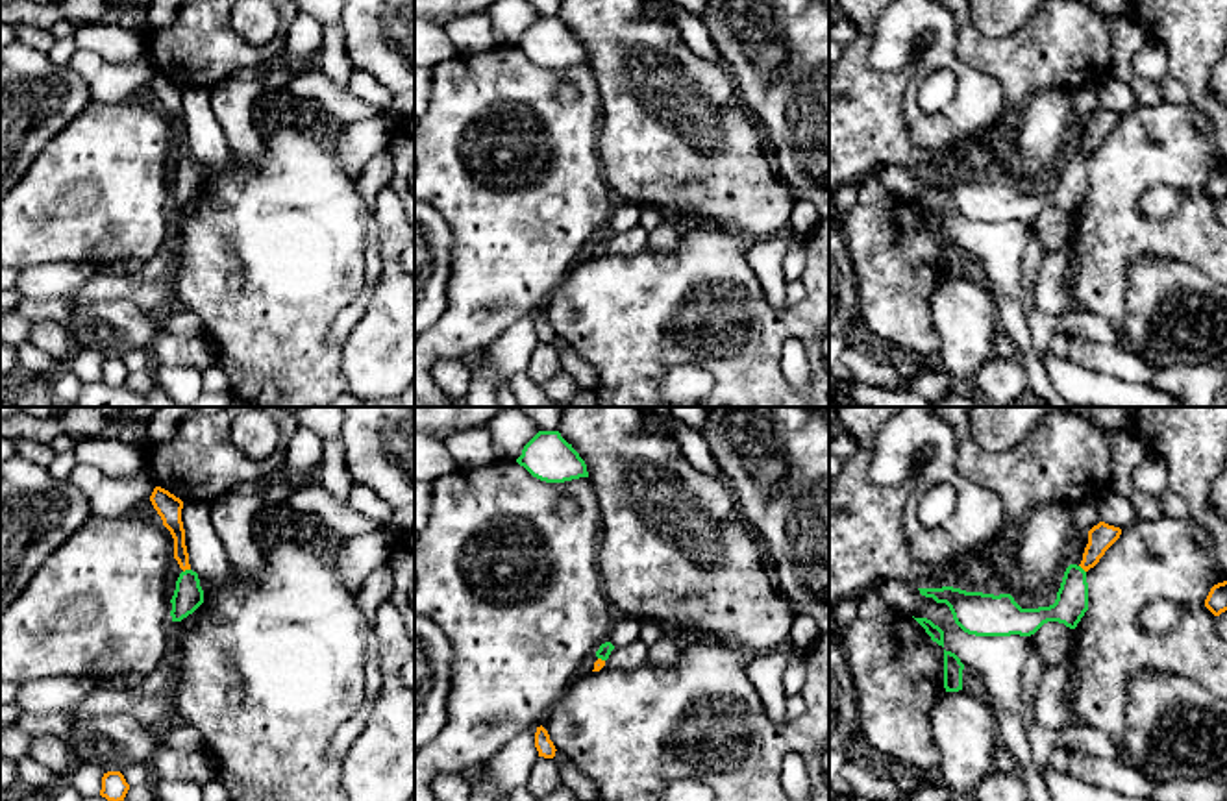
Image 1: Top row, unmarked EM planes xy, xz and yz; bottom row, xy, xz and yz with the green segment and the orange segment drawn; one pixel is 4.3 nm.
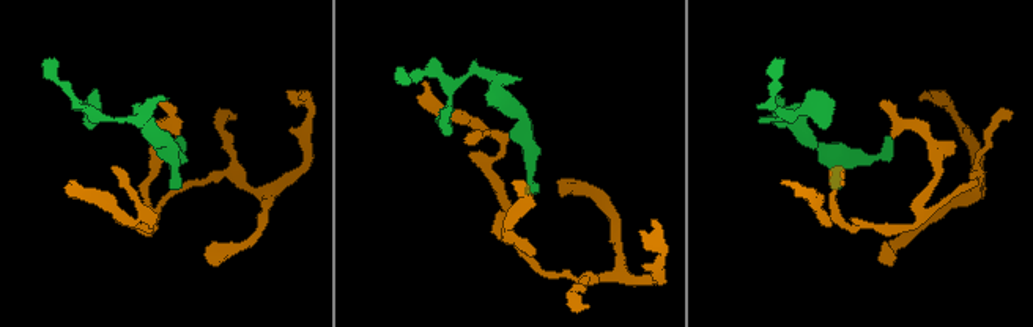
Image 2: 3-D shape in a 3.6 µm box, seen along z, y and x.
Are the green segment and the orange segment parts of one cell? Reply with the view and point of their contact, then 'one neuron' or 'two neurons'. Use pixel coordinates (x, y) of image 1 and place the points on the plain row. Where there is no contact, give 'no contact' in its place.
meets green in xy at (185, 156); one neuron

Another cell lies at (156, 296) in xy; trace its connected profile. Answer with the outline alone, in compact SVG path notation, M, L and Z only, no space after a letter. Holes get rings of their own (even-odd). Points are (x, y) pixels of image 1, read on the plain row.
M105 270L80 285L70 296L72 303L105 300L130 300L144 313L161 318L178 307L170 277L139 283L130 274L111 274Z

